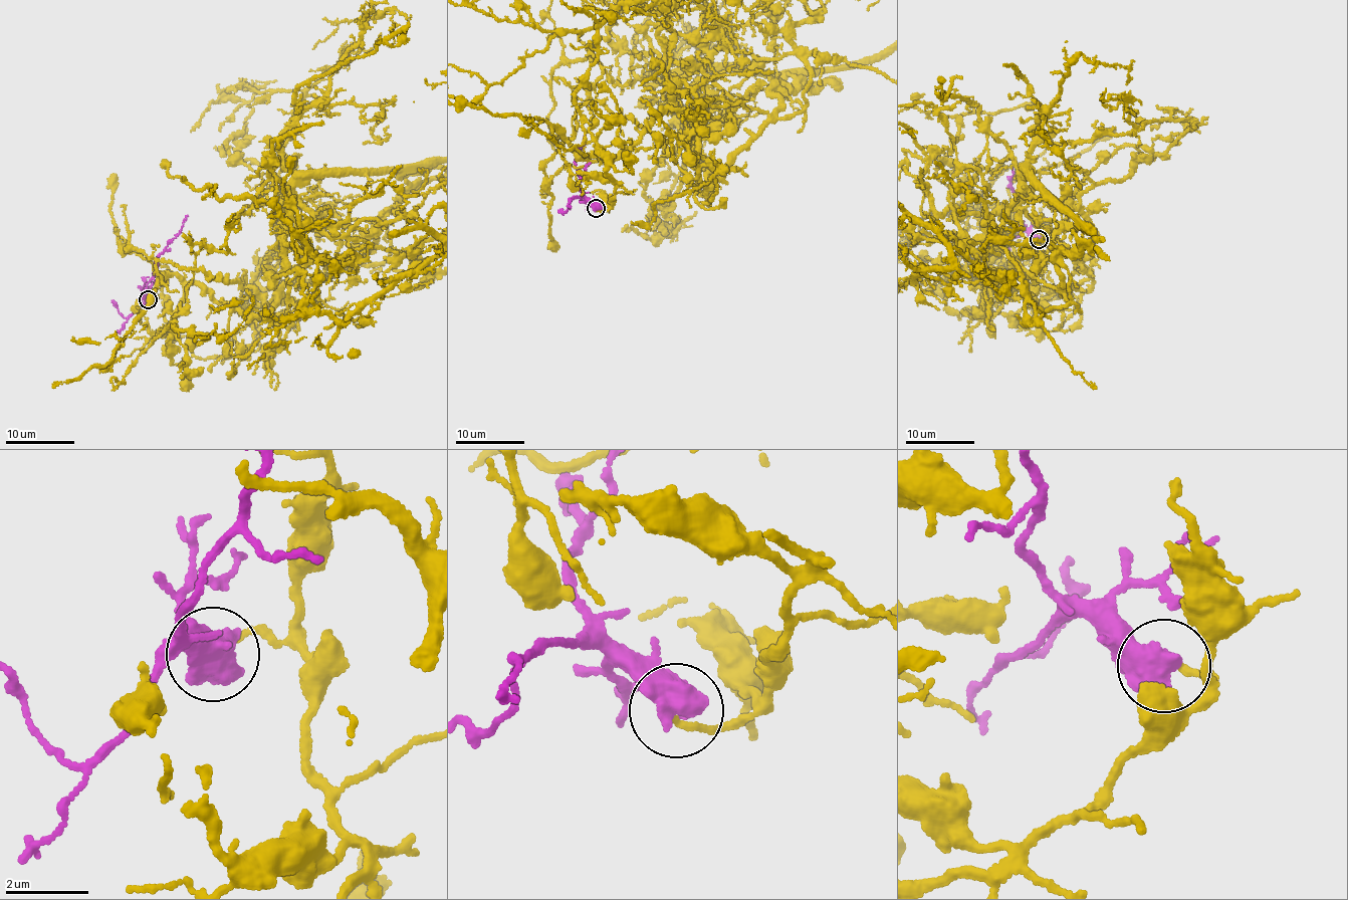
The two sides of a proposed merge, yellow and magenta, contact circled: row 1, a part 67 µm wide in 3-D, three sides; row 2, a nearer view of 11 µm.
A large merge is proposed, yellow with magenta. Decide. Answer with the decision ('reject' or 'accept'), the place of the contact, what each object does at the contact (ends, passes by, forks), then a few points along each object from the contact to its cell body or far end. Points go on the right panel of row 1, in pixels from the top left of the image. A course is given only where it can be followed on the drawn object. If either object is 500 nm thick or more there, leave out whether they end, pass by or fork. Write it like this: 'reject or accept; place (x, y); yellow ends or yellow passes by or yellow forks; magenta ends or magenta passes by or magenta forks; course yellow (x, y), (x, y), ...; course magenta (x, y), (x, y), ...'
reject; place (1039, 239)

